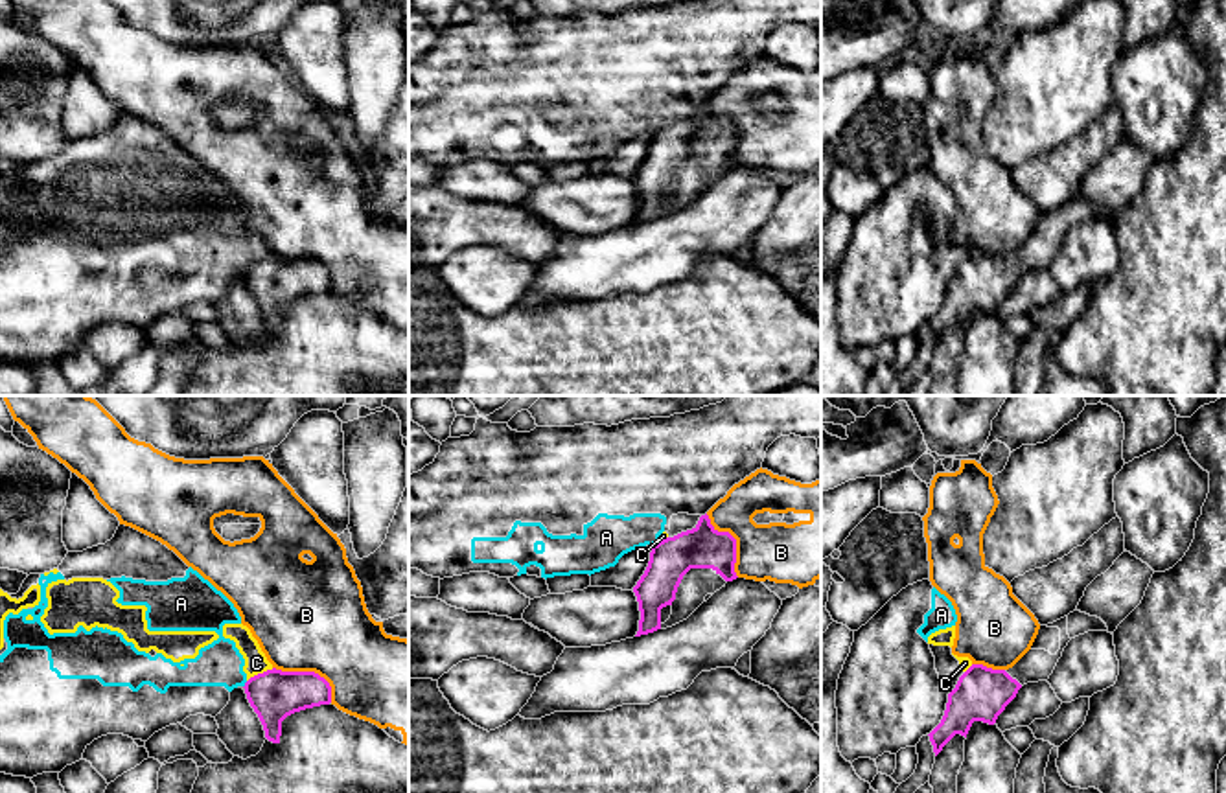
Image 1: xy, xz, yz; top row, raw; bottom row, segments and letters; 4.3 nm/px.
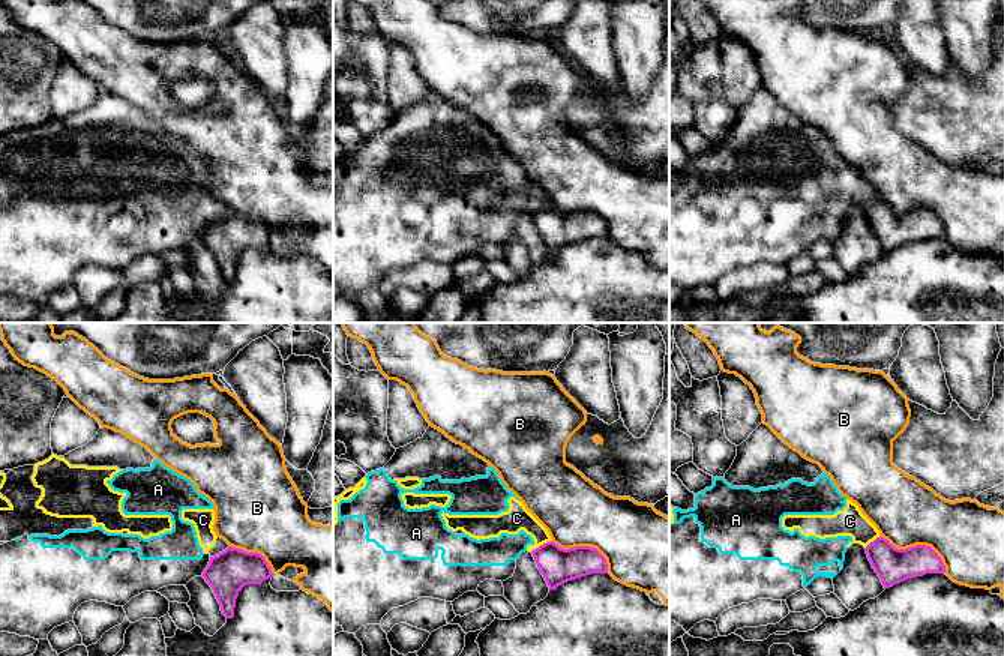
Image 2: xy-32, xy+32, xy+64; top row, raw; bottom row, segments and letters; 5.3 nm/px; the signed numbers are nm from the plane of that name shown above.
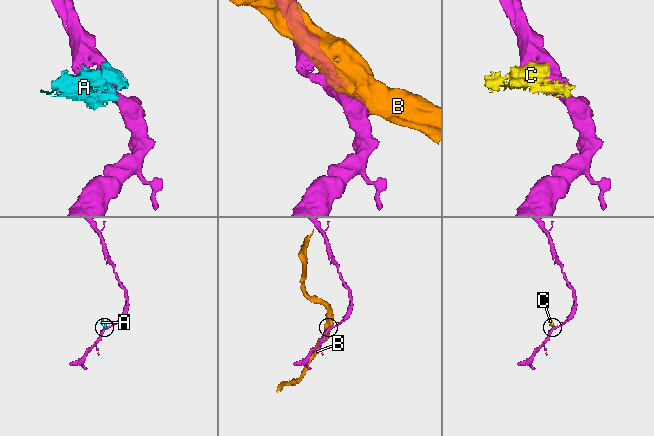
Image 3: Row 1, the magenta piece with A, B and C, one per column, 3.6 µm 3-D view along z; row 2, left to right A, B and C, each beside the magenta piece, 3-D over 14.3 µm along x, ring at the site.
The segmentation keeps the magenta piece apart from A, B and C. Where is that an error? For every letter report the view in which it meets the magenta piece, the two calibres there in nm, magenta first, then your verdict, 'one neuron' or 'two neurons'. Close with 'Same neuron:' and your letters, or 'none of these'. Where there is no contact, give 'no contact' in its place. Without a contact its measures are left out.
A: contact in xz; calibres 190 and 200 nm; two neurons
B: contact in xy; calibres 220 and 480 nm; two neurons
C: contact in xy; calibres 220 and 100 nm; two neurons
Same neuron: none of these

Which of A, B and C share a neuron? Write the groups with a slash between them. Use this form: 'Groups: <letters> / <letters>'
Groups: A C / B

